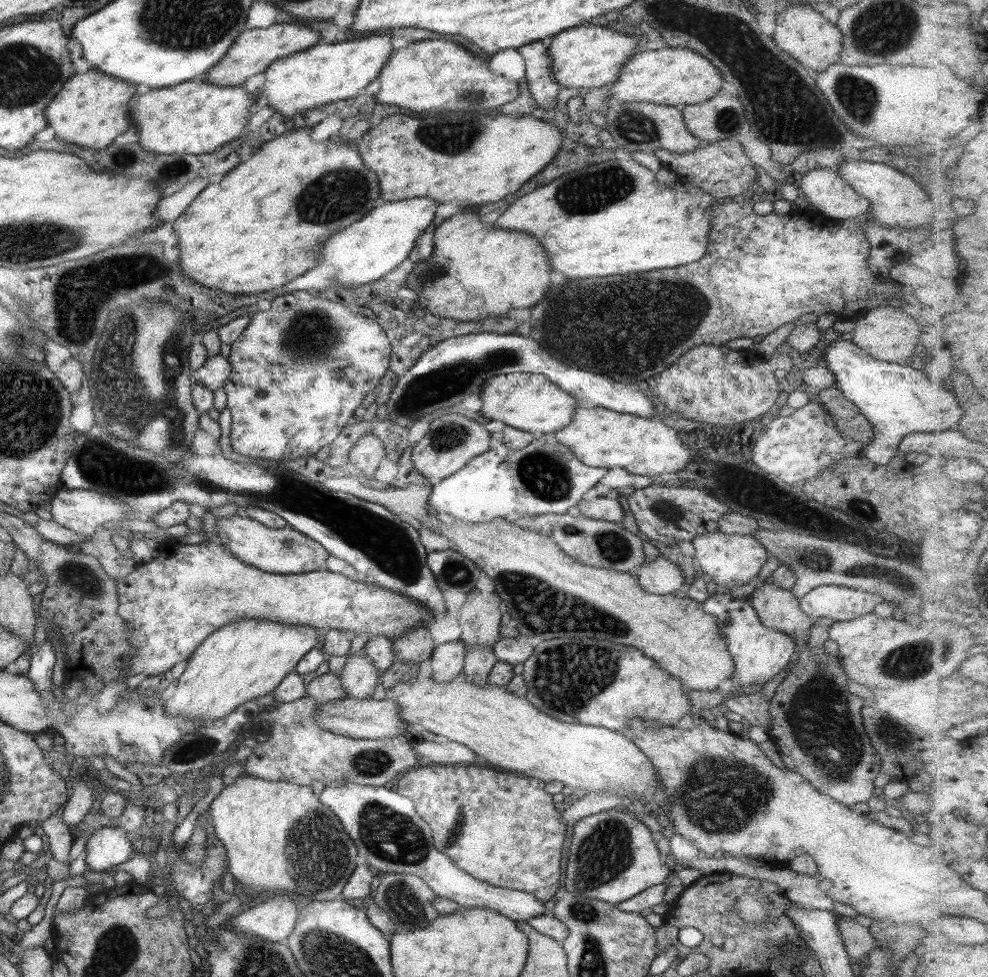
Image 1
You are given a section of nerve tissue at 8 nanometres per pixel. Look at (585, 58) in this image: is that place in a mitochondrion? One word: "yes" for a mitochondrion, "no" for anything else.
no

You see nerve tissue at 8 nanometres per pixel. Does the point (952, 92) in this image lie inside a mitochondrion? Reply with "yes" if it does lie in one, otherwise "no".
no

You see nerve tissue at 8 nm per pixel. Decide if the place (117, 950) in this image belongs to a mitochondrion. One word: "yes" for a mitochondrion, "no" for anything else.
yes

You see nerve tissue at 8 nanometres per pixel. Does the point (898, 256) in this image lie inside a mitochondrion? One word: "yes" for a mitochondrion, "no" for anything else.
no

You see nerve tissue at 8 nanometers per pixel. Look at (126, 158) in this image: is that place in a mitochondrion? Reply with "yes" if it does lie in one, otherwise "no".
no

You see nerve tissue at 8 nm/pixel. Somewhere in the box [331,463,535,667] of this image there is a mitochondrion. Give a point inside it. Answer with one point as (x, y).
(453, 571)

